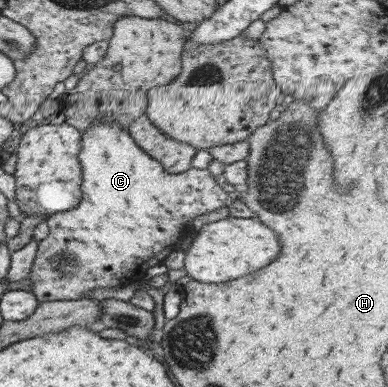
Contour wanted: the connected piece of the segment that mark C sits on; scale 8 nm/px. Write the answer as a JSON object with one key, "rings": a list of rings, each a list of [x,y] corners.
{"rings":[[[97,119],[81,132],[81,149],[77,153],[81,165],[81,201],[69,211],[45,219],[47,236],[38,242],[28,279],[31,293],[38,302],[81,299],[83,293],[101,287],[115,287],[141,280],[145,270],[175,255],[179,231],[195,217],[211,213],[223,206],[227,192],[219,186],[207,169],[189,168],[183,173],[167,173],[149,157],[127,131],[113,121]]]}

